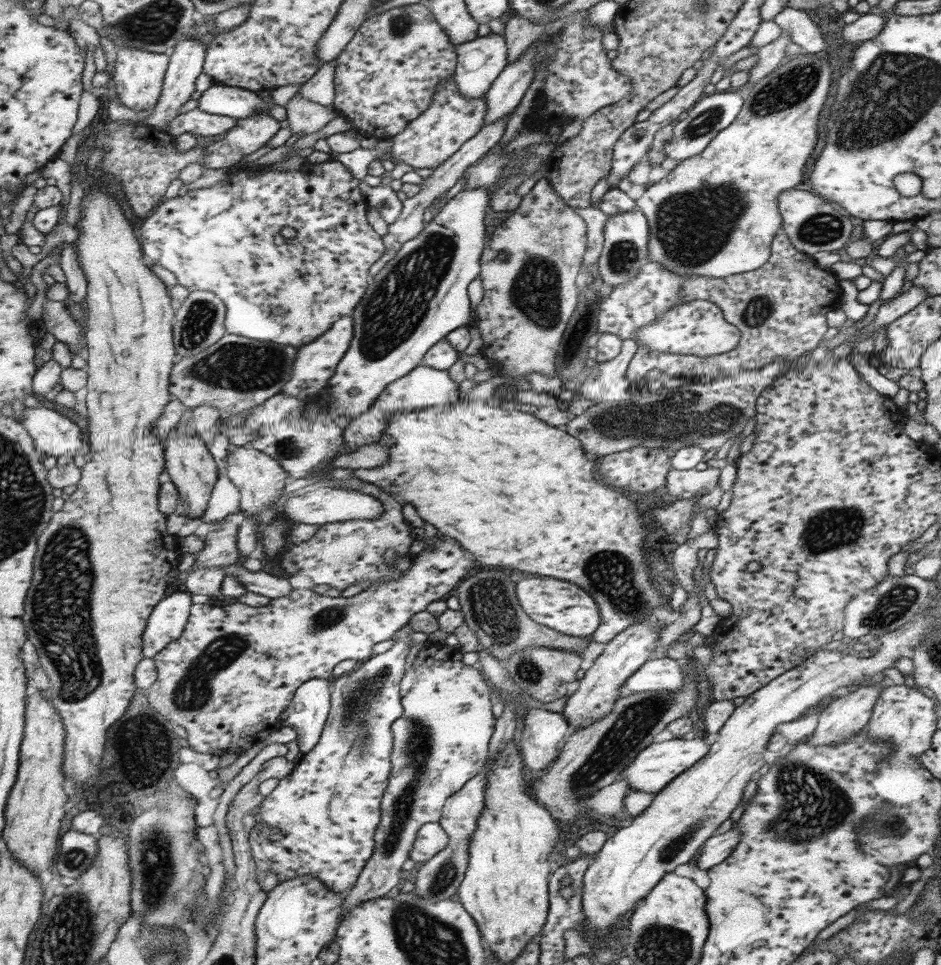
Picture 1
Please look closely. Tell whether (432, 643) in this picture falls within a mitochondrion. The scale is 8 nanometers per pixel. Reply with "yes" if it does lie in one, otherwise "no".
no

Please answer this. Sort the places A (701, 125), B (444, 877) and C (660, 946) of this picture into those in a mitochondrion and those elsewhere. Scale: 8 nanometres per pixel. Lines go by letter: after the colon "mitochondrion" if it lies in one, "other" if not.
A: mitochondrion
B: mitochondrion
C: mitochondrion

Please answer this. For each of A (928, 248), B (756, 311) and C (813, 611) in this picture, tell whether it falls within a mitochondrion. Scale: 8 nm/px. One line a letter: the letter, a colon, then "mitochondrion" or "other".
A: other
B: mitochondrion
C: other

